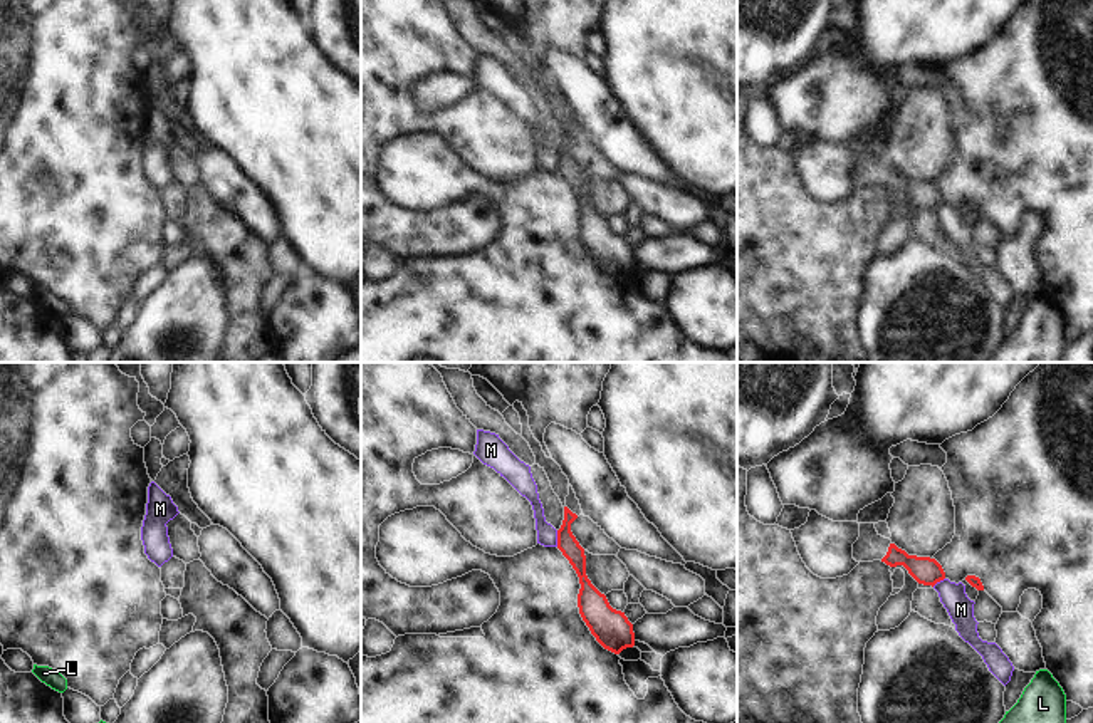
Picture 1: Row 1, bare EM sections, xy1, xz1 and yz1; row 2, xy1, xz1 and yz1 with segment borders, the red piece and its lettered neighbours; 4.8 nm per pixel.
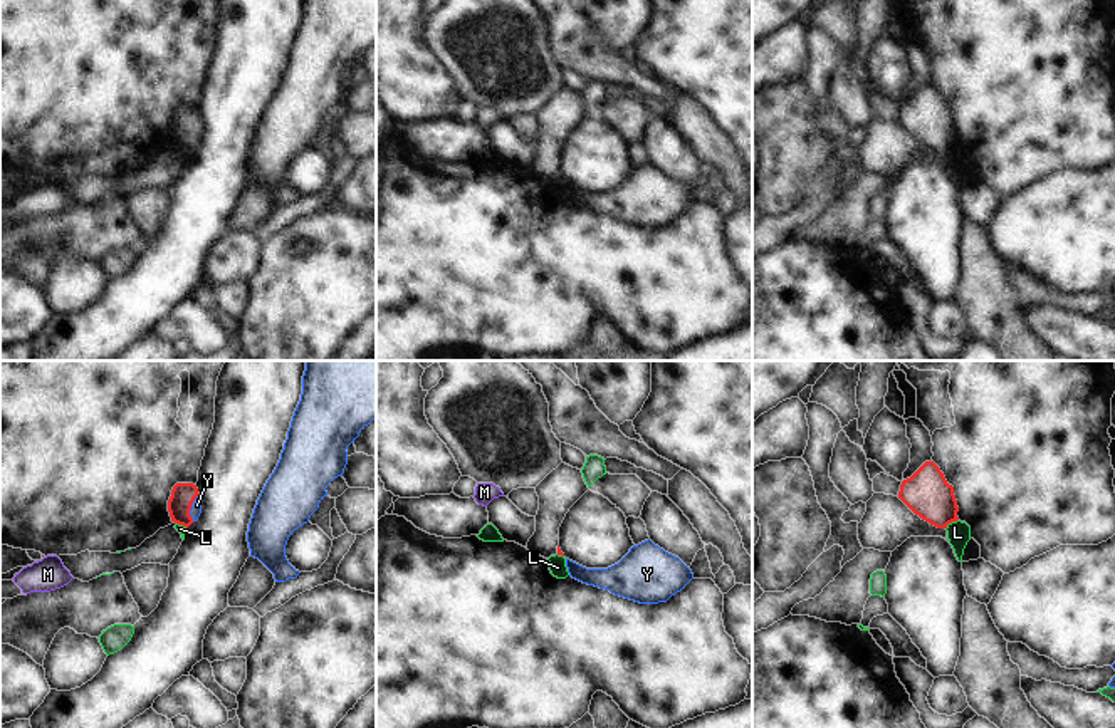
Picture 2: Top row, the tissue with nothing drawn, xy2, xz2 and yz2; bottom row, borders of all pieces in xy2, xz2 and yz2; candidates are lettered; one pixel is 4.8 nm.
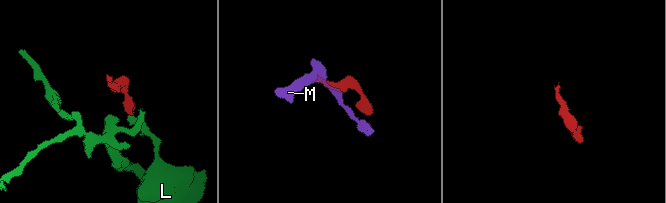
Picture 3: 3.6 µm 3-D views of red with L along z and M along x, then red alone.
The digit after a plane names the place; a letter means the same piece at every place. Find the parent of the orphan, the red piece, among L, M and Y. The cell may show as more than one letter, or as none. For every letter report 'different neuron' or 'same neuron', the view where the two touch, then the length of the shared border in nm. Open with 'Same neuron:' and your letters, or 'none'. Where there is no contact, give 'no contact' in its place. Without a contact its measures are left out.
Same neuron: Y
L: different neuron; meets red in yz2; contact 80 nm long
M: different neuron; meets red in xz1; contact 80 nm long
Y: same neuron; meets red in xy2; contact 130 nm long

